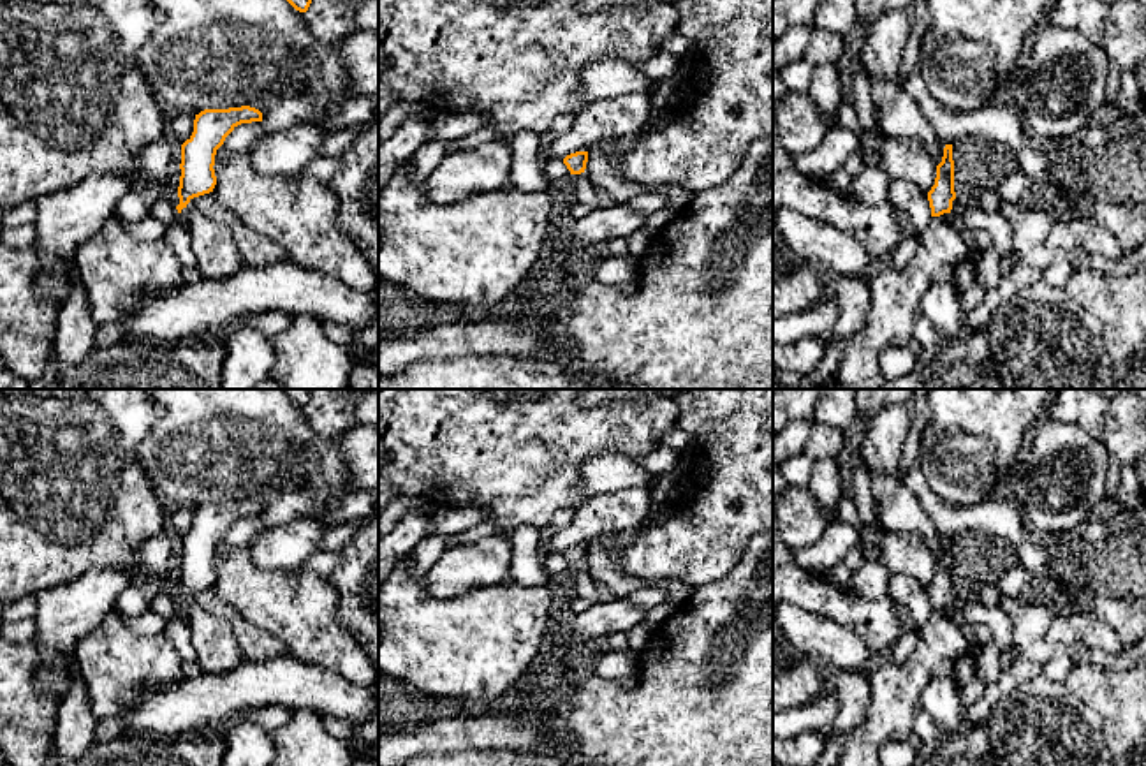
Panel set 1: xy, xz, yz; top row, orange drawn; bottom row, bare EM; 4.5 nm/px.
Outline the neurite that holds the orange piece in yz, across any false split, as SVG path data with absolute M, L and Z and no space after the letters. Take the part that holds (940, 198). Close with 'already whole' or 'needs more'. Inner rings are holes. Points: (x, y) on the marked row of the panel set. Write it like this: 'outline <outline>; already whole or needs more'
outline M945 144L935 185L928 192L933 218L917 232L914 257L901 269L885 262L873 269L868 324L861 333L843 340L838 368L820 389L887 387L878 363L880 352L912 340L914 313L924 291L933 285L933 275L966 257L968 247L951 222L954 199L952 144Z; needs more

